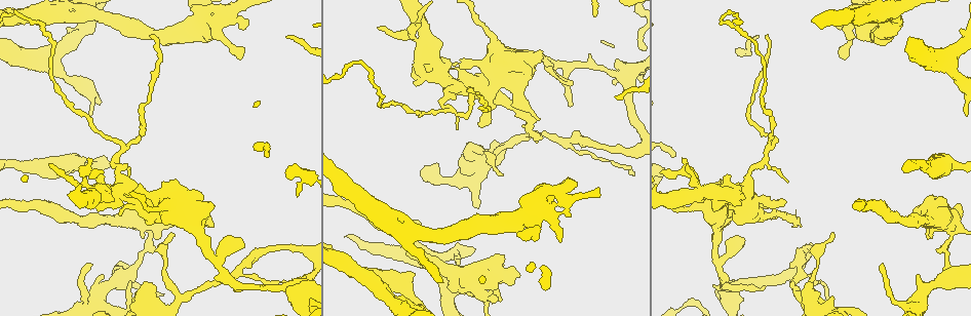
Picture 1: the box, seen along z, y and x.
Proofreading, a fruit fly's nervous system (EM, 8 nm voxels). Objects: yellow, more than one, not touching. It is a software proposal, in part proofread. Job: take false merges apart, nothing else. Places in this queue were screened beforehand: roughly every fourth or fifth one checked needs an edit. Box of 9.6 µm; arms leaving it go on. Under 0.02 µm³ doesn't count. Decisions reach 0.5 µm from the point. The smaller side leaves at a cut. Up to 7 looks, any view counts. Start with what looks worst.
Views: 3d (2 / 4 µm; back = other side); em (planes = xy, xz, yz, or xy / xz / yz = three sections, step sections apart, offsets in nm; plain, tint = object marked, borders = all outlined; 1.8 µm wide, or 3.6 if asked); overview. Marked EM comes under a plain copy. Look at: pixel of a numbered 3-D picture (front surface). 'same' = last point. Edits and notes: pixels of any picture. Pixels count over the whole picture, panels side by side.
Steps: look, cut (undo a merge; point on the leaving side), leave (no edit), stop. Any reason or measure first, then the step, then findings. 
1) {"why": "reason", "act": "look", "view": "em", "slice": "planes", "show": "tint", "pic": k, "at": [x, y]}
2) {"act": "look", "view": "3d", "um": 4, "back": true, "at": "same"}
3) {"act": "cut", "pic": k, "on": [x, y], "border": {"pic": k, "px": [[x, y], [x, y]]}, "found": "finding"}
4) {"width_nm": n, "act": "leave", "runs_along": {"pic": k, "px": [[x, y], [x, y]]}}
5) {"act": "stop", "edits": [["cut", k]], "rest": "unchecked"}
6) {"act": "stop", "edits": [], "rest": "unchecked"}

{"why": "four or more arms meet", "act": "look", "view": "em", "slice": "xy", "step": 4, "show": "tint", "pic": 1, "at": [615, 73]}

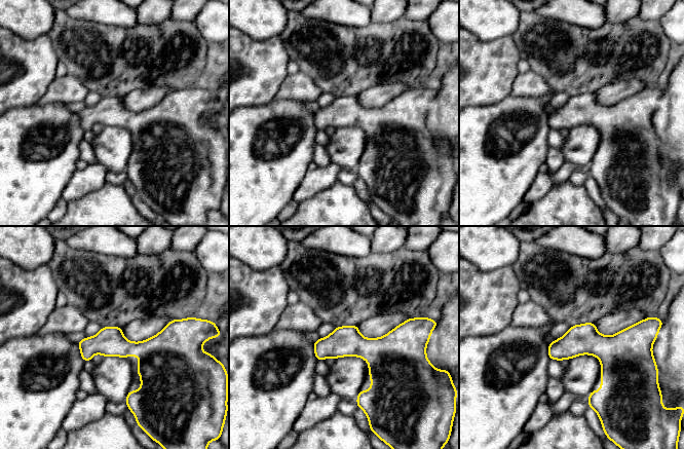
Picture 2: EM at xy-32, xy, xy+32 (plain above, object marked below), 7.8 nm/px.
{"act": "leave", "found": "all the same neuron"}

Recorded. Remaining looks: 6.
{"why": "thick turns thin", "act": "look", "view": "em", "um": 3.6, "slice": "yz", "step": 4, "show": "tint", "pic": 1, "at": [483, 272]}

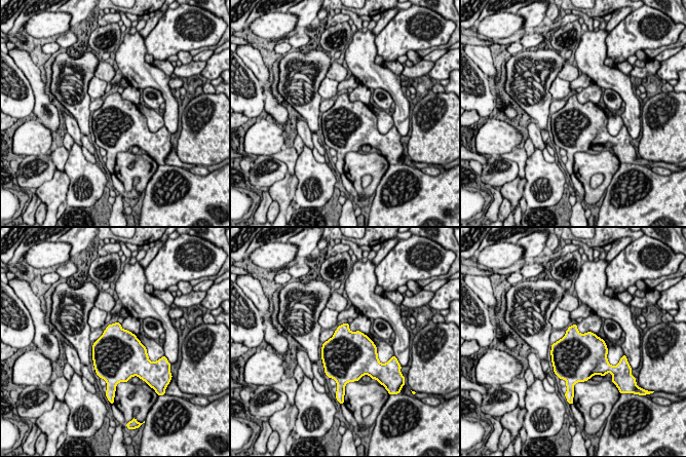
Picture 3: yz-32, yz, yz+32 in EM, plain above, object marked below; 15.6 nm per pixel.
{"act": "look", "view": "em", "um": 3.6, "slice": "planes", "show": "borders", "at": "same"}

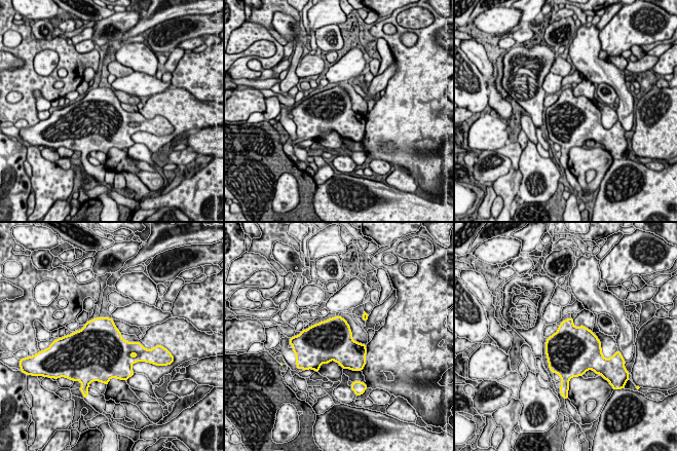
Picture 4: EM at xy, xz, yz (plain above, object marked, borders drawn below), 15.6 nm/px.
{"width_nm": 650, "act": "leave", "found": "continuous, no second neuron"}

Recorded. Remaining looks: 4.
{"why": "abrupt turn", "act": "look", "view": "em", "um": 3.6, "slice": "xz", "step": 8, "show": "tint", "pic": 1, "at": [541, 214]}

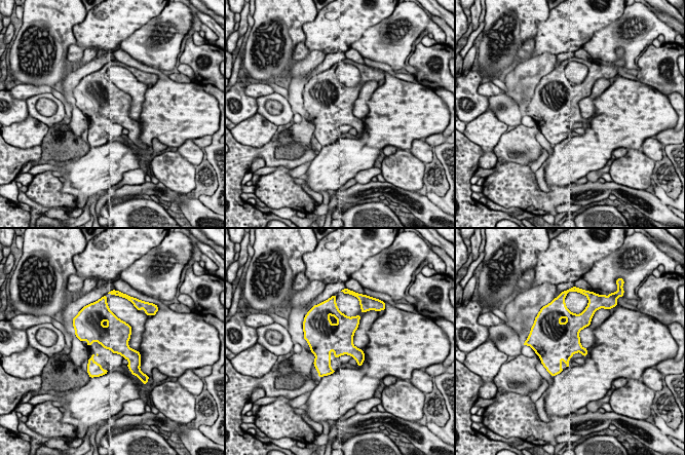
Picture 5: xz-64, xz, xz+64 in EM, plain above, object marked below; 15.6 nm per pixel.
{"why": "another direction", "act": "look", "view": "em", "um": 3.6, "slice": "planes", "show": "borders", "at": "same"}

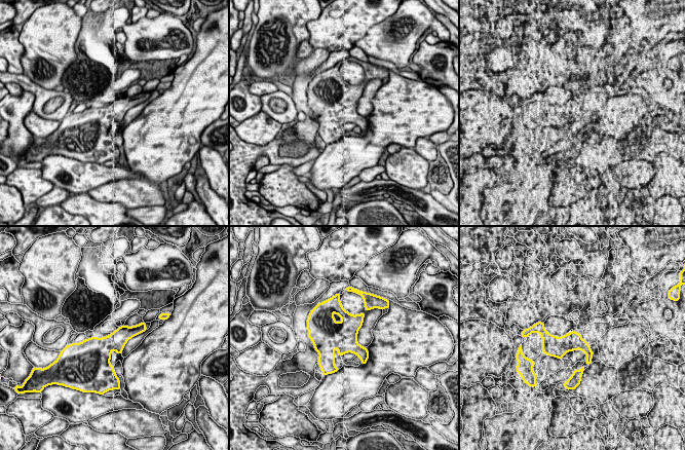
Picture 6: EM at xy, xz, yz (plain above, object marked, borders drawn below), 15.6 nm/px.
{"act": "leave", "found": "continuous, no second neuron"}

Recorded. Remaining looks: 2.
{"act": "stop", "edits": [], "rest": "unchecked"}

